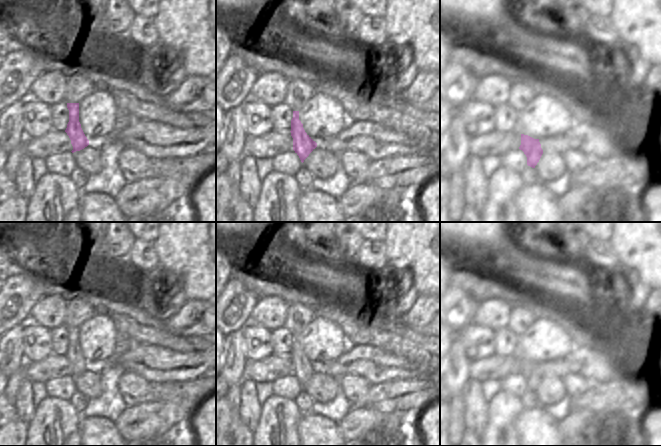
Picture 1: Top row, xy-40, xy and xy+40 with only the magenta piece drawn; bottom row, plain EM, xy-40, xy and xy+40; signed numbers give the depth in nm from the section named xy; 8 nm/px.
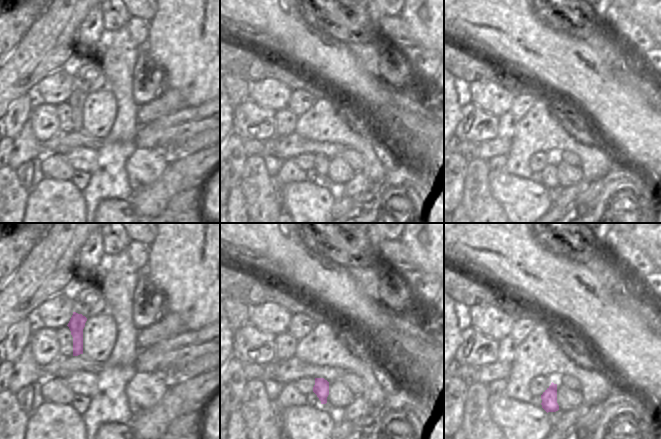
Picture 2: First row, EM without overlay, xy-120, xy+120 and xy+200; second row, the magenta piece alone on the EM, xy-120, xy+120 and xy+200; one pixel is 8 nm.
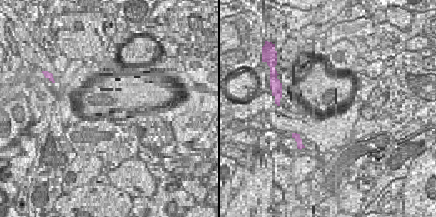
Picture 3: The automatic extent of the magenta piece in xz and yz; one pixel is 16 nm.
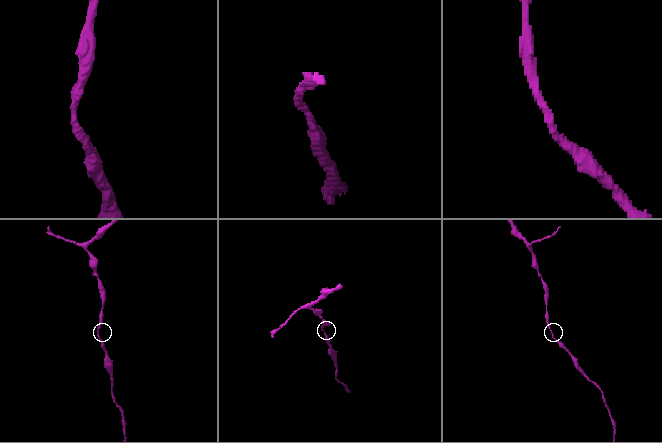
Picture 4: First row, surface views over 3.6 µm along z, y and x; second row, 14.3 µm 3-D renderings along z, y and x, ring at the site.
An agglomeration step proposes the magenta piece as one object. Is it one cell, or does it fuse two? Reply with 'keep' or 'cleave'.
keep

